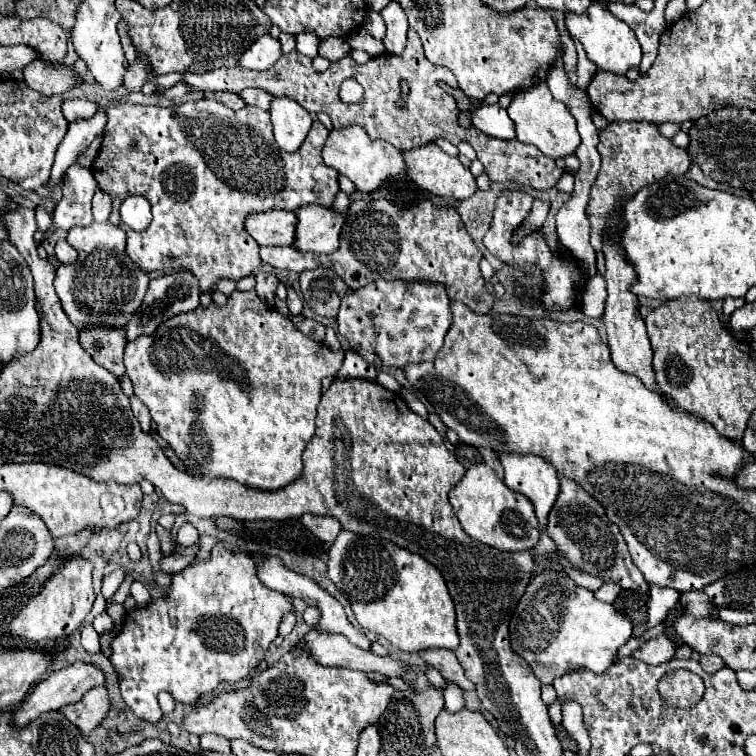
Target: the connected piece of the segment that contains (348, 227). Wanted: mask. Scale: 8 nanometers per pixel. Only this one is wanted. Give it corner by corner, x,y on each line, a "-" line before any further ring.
374,200
372,204
352,202
348,208
344,230
340,234
340,248
334,254
304,253
290,246
262,246
260,256
262,262
270,264
276,270
288,270
298,274
302,270
312,270
318,264
328,266
336,270
336,274
340,274
340,278
352,290
362,288
380,278
430,278
442,282
448,288
448,296
452,300
464,302
474,312
484,314
492,308
492,296
488,294
478,268
482,252
468,236
458,212
454,208
436,208
430,200
418,202
412,208
398,208
388,200

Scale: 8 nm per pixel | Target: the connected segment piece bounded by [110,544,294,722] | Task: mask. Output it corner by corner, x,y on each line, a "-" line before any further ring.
216,544
212,548
212,554
208,560
194,560
192,564
188,564
180,574
174,574
172,576
172,584
170,584
170,590
166,594
164,600
156,600
148,606
131,610
127,613
124,619
124,624
122,624
122,630
120,634
114,638
112,642
112,654
110,654
110,660
112,664
116,666
116,670
120,672
120,692
122,692
122,698
124,702
132,708
132,712
136,716
140,716
142,720
148,720
148,722
158,722
162,718
162,712
158,708
158,692
166,690
174,696
174,700
178,702
184,702
184,704
194,704
202,694
214,690
220,682
238,682
242,678
246,678
250,674
250,670
254,670
262,660
264,660
264,654
270,646
270,642
278,636
278,626
282,622
282,618
288,614
288,612
294,612
294,606
292,606
292,600
286,596
286,594
280,594
276,590
270,590
266,588
258,576
256,576
256,568
252,564
252,558
246,554
246,552
234,552
234,550
228,550
224,548
222,544

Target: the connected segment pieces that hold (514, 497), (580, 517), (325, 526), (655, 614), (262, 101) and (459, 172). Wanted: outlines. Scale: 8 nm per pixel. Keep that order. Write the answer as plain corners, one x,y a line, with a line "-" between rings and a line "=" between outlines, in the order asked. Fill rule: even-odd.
472,464
462,480
448,492
448,500
464,532
486,546
518,552
530,550
538,542
540,532
538,520
534,516
534,506
526,496
508,490
496,472
486,464
=
560,478
560,496
550,510
546,532
554,540
560,554
564,554
564,558
578,570
606,582
614,582
620,588
648,592
648,584
642,578
642,572
634,566
620,530
606,518
604,508
572,480
=
304,514
300,518
300,522
322,542
332,544
340,532
340,522
336,522
336,518
332,516
314,516
314,514
=
655,584
650,586
650,604
648,604
648,628
662,622
668,612
680,602
680,592
668,587
660,587
=
256,88
242,90
240,96
244,98
246,104
250,104
250,106
258,106
258,108
264,108
264,110
268,110
268,106
272,104
272,98
274,98
272,94
264,92
264,90
256,90
=
426,144
426,146
420,146
420,148
414,148
414,150
406,150
404,152
404,160
406,160
406,166
408,166
408,176
424,190
436,194
436,196
446,196
446,198
452,198
456,202
462,202
466,198
470,198
478,186
476,186
476,178
472,176
472,172
462,166
462,162
458,158
452,158
448,156
446,152
442,152
436,144

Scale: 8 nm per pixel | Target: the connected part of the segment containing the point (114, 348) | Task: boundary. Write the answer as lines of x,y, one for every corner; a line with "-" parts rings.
92,328
80,332
82,348
106,370
110,370
118,380
126,374
122,364
122,352
126,346
126,334
122,328

